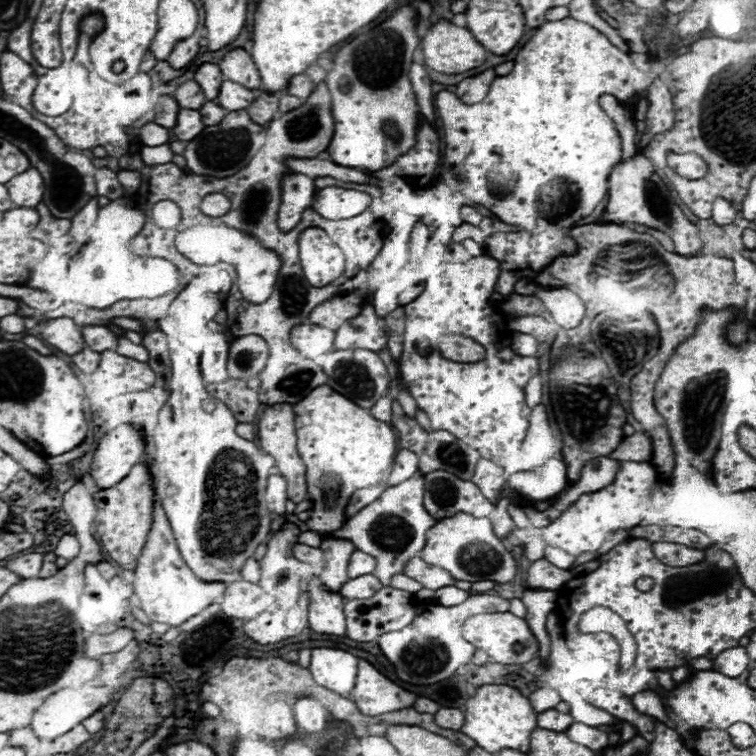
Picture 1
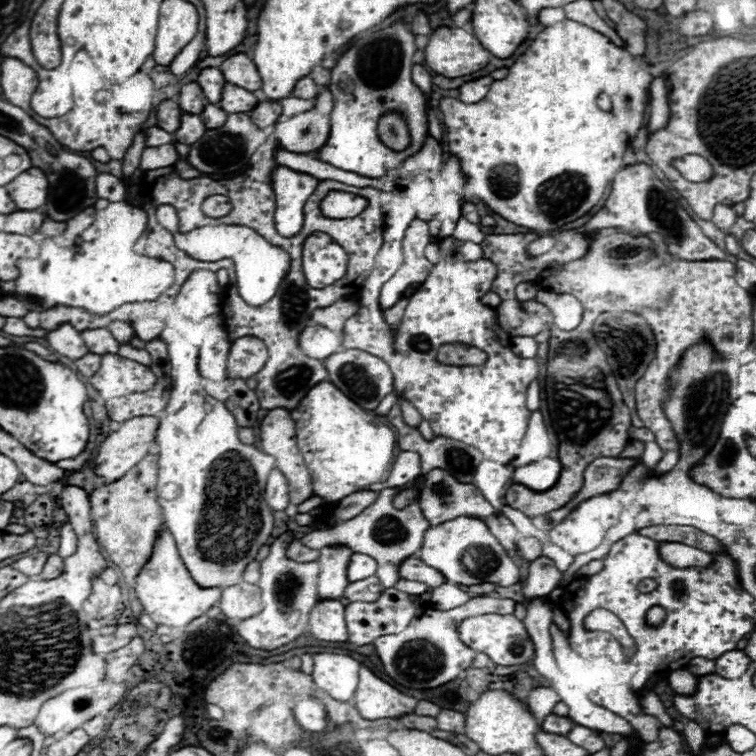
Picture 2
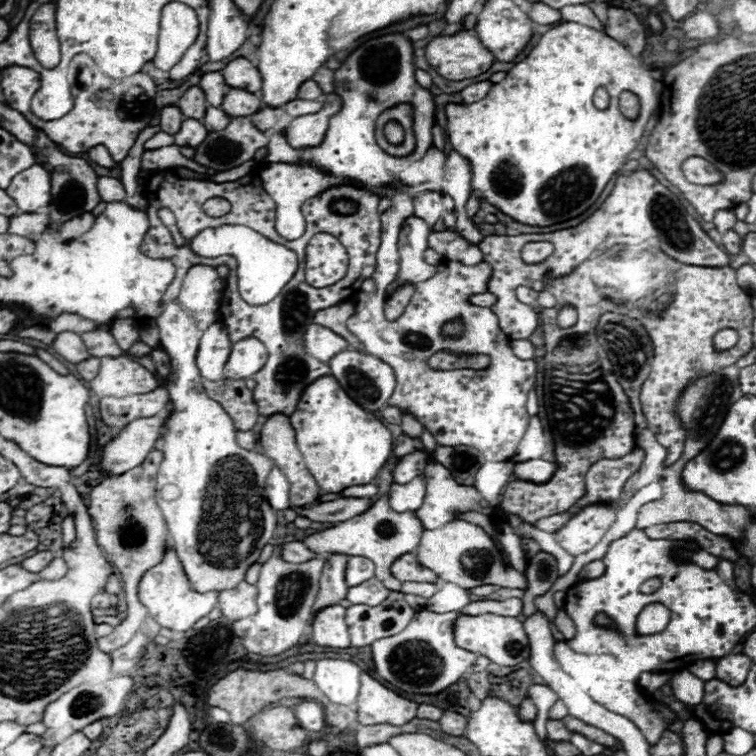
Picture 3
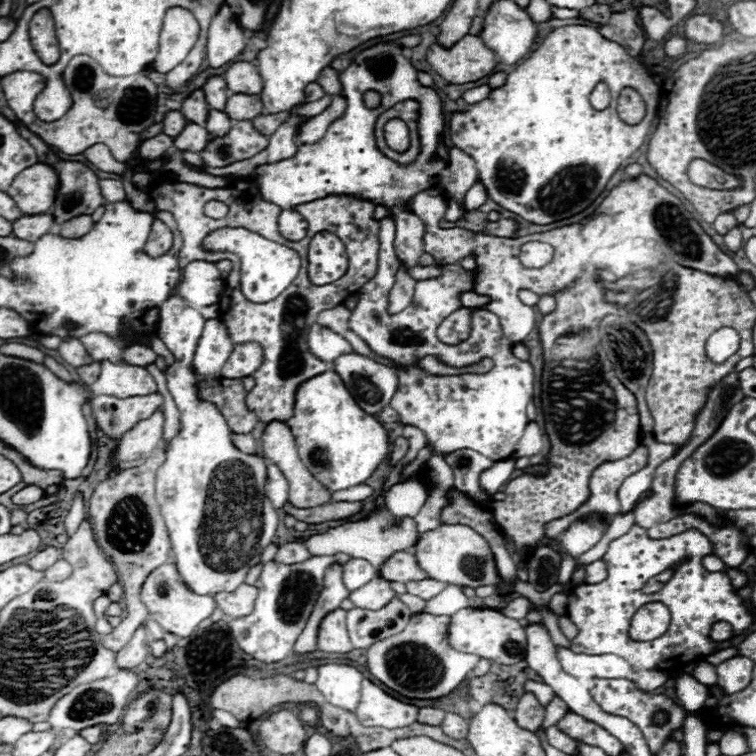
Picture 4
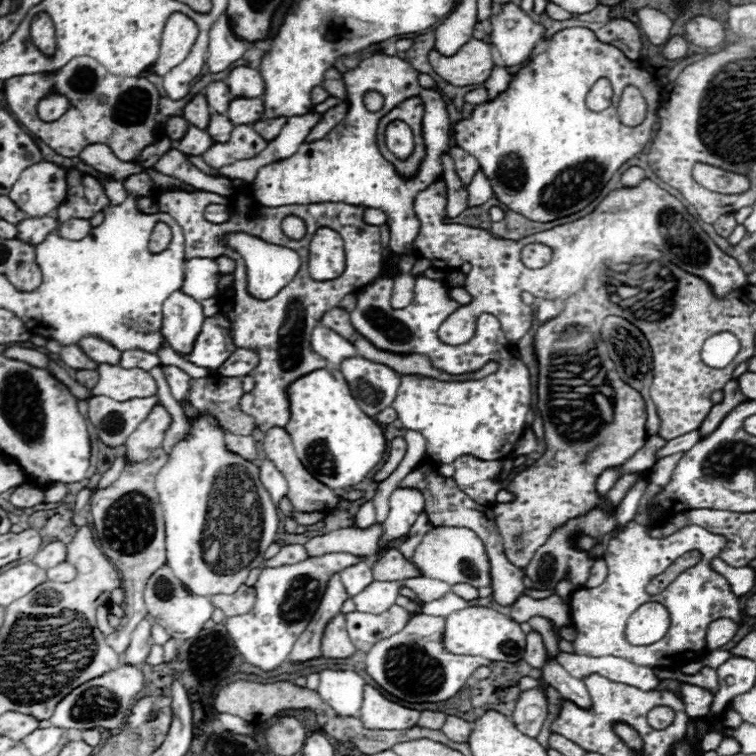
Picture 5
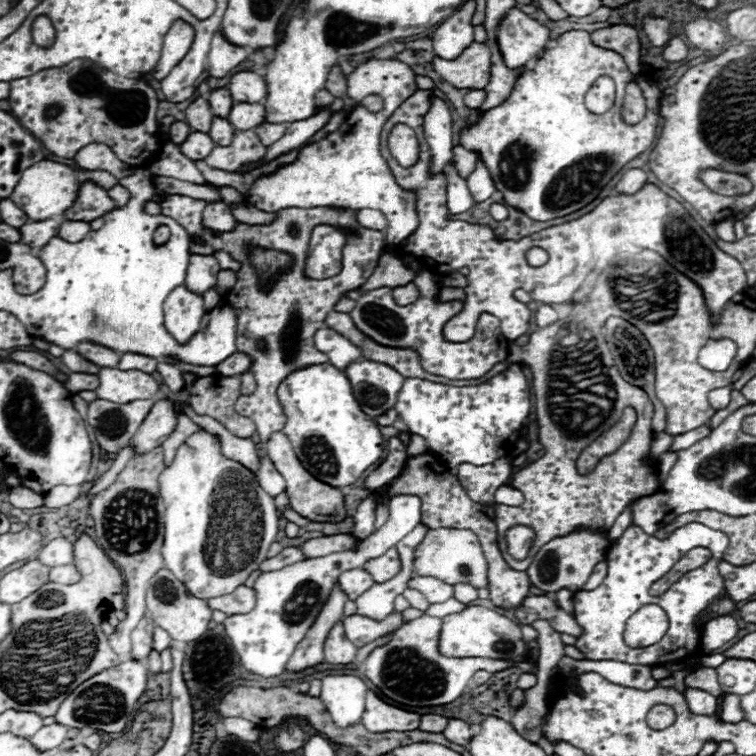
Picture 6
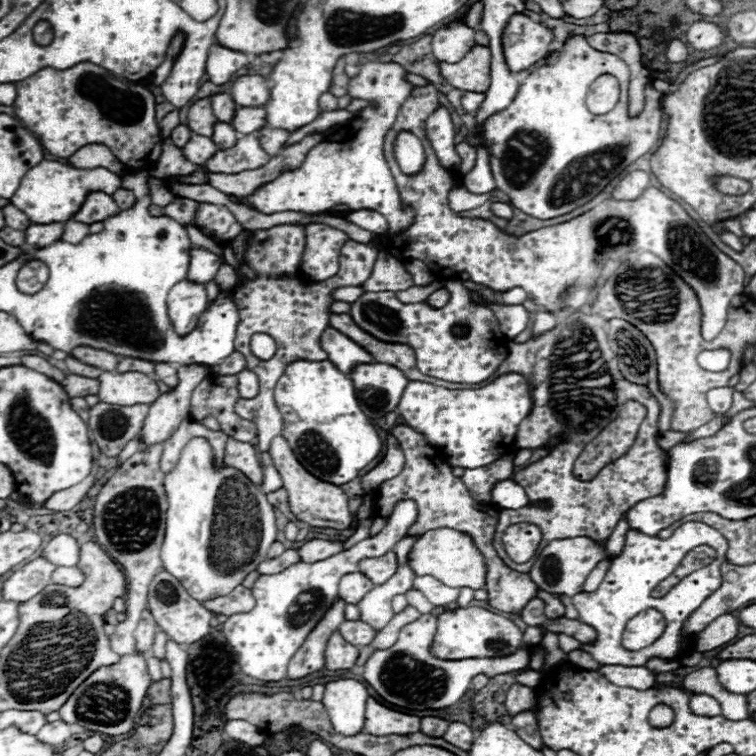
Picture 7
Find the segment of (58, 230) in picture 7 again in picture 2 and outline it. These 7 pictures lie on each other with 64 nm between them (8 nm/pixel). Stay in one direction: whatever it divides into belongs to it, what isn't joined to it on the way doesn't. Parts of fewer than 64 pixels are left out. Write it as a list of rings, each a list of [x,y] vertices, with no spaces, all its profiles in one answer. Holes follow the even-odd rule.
[[[16,210],[16,212],[6,216],[6,232],[8,234],[32,236],[32,234],[36,234],[40,230],[42,222],[44,222],[44,214],[40,214],[38,210],[34,210],[34,212]]]

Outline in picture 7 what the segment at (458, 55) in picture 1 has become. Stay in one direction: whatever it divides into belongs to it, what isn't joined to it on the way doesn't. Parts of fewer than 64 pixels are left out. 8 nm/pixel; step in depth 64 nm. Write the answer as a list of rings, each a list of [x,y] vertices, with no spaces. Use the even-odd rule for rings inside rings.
[[[474,46],[458,64],[440,64],[440,72],[458,90],[486,92],[490,86],[490,58],[490,48]]]

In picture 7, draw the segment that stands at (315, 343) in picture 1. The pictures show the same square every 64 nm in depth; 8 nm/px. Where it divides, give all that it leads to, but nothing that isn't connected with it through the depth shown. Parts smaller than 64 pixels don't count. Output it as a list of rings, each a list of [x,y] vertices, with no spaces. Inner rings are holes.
[[[326,328],[320,344],[328,354],[328,360],[334,362],[334,366],[344,374],[350,374],[358,364],[376,362],[370,352],[354,344],[354,340],[350,340],[348,336],[342,336],[342,332],[334,332],[334,328]]]

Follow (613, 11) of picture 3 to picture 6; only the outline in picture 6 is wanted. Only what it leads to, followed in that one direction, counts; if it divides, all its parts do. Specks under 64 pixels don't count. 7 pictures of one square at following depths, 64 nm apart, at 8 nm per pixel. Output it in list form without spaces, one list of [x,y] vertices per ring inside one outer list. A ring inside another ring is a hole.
[[[610,26],[604,30],[596,30],[590,34],[592,42],[604,50],[614,50],[618,52],[624,62],[628,64],[630,72],[634,76],[642,74],[642,66],[640,66],[640,40],[638,40],[638,32],[632,26]]]

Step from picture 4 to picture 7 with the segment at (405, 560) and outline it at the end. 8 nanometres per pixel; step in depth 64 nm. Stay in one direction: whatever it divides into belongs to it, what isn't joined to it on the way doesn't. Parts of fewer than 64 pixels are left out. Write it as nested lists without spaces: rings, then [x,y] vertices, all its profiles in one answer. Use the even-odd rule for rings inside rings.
[[[386,552],[384,556],[378,556],[378,558],[364,558],[360,564],[358,564],[358,570],[366,576],[370,576],[370,580],[380,586],[384,584],[388,578],[394,576],[398,568],[398,562],[396,562],[396,554],[394,552]]]

